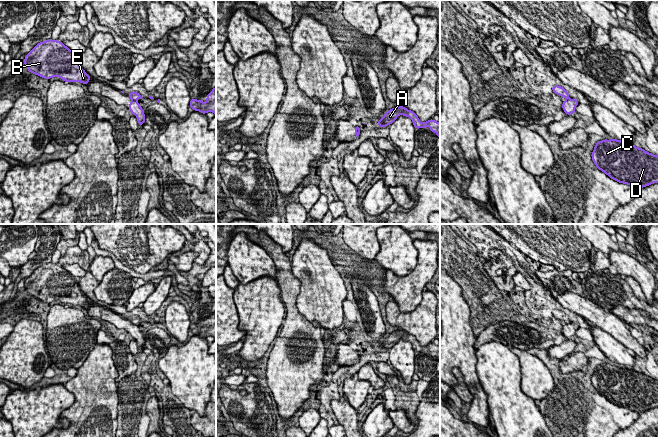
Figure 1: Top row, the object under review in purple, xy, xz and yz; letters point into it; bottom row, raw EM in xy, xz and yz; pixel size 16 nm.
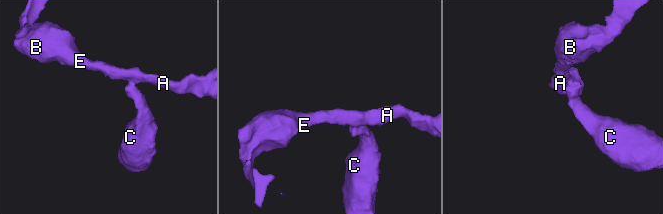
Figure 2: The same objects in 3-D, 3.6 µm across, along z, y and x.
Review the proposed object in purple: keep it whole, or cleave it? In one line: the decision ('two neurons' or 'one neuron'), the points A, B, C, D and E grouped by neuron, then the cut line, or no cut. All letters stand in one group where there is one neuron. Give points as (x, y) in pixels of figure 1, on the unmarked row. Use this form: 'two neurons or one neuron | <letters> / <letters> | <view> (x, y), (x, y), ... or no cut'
two neurons | A B E / C D | xy (131, 322), (135, 324)

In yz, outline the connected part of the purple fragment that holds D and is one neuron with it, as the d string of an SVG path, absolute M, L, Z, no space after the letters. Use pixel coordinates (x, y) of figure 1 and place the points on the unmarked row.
M617 363L598 365L591 378L596 391L614 405L635 412L658 407L658 380Z

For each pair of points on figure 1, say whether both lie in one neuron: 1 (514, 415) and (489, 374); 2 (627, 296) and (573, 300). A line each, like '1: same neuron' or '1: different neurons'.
1: same neuron
2: different neurons

